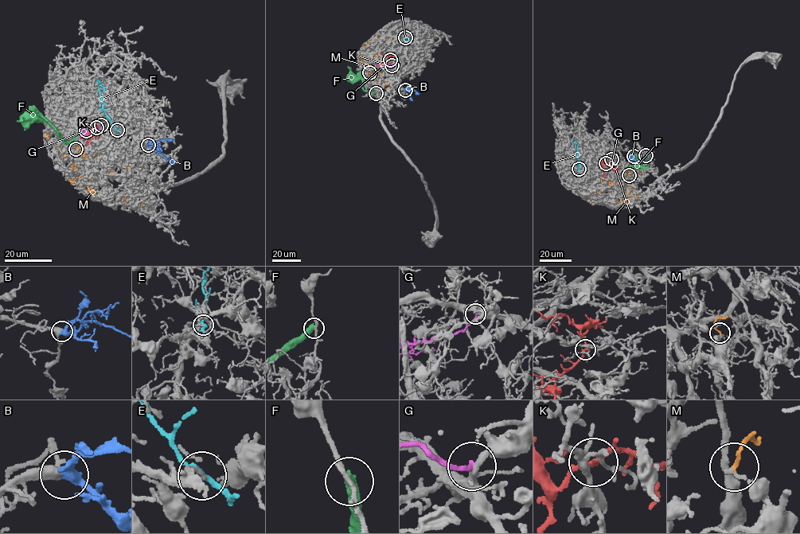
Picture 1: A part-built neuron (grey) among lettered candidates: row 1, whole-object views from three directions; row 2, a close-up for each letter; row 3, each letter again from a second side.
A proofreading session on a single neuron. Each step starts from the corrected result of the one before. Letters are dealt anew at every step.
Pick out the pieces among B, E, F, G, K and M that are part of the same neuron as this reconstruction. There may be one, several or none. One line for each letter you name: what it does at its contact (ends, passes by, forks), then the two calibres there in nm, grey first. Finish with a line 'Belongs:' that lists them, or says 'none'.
B: It forks there. Thickness 360 nm (grey) against 260 nm
Belongs: B

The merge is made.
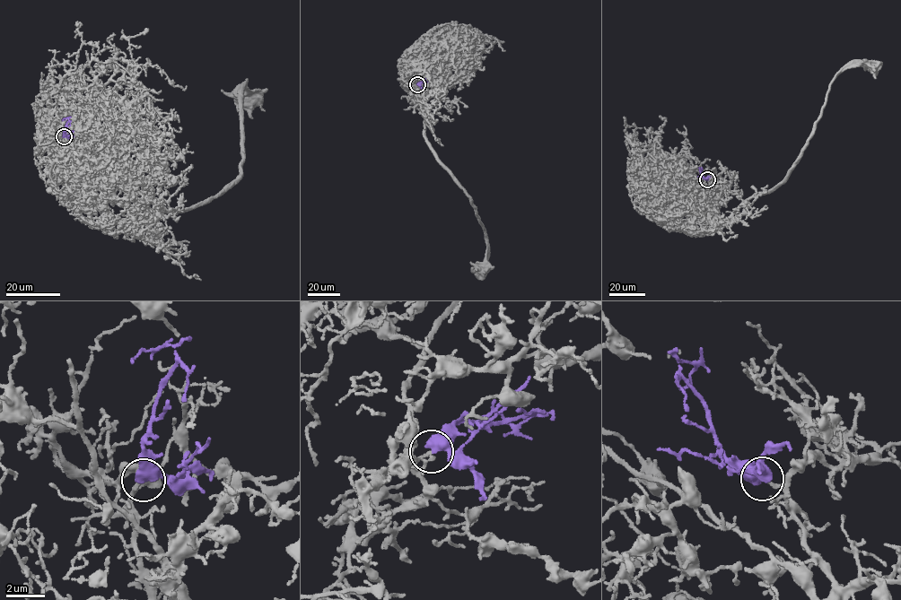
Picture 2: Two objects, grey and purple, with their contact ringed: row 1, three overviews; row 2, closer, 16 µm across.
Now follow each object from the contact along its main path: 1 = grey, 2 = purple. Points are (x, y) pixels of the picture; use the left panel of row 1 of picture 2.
1: (64, 136), (61, 167), (100, 178), (92, 192), (134, 229), (138, 204), (180, 212), (238, 178), (244, 96)
2: (64, 136), (68, 118), (62, 120)

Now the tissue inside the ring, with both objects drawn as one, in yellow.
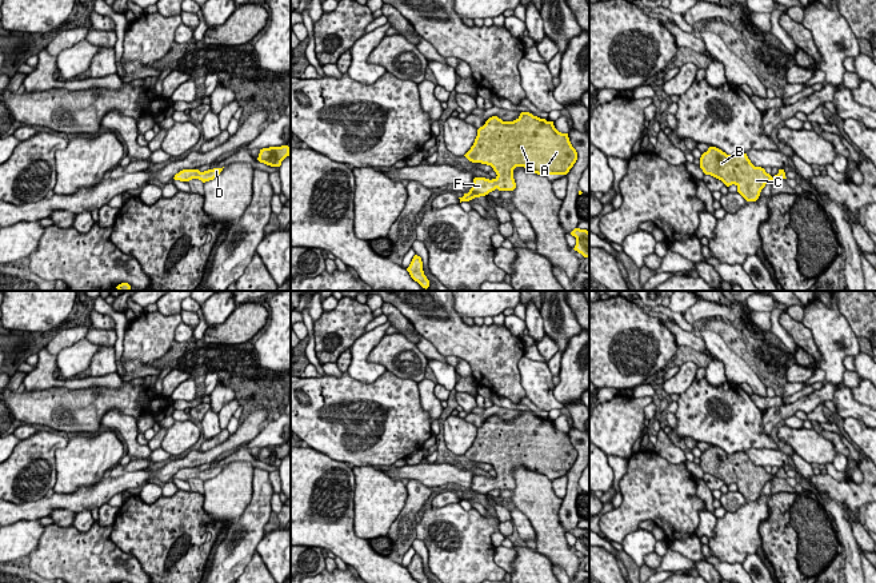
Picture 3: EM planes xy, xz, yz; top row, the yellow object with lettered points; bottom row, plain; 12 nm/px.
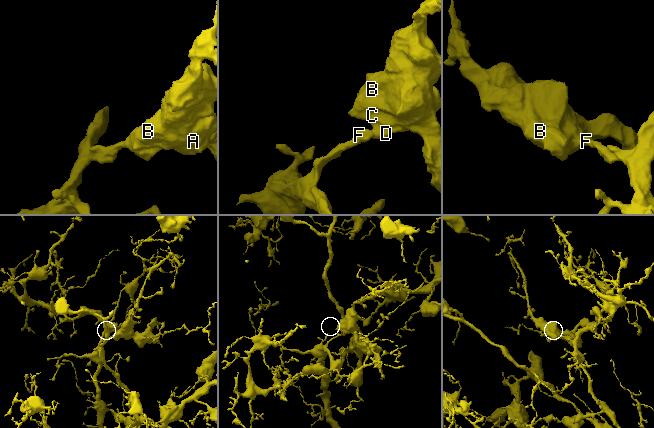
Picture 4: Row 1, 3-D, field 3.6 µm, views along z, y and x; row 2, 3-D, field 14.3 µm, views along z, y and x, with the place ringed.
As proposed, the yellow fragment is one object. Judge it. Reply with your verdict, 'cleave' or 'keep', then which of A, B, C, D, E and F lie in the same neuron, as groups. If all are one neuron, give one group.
keep; groups A B C D E F

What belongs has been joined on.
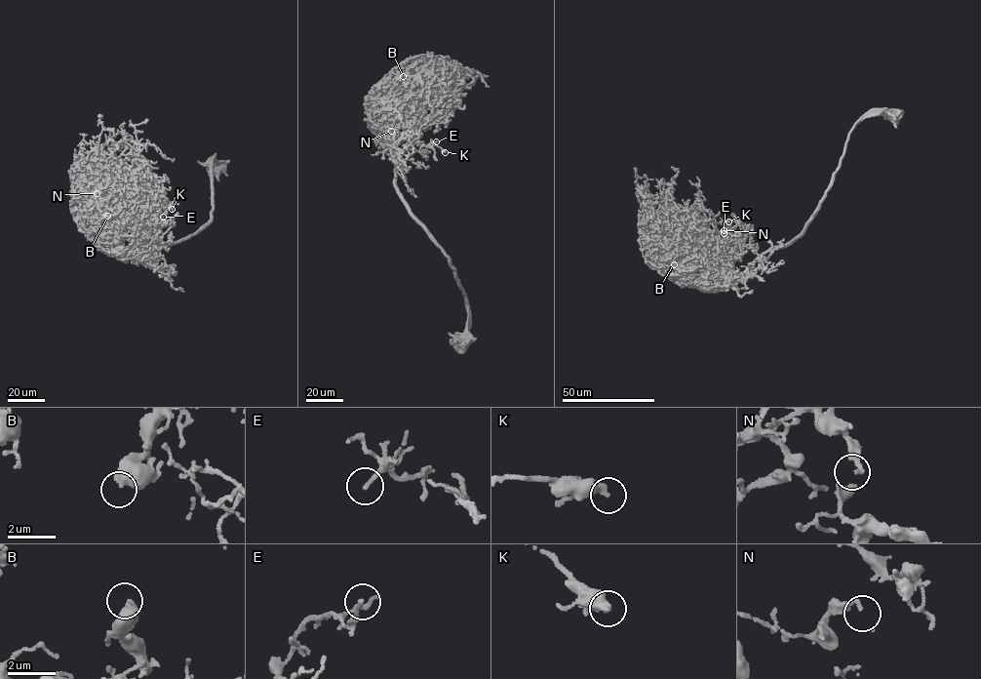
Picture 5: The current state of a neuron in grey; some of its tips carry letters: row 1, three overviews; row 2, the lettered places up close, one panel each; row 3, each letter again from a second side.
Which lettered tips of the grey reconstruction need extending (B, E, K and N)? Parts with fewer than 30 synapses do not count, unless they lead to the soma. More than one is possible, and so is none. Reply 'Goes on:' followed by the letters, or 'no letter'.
Goes on: B

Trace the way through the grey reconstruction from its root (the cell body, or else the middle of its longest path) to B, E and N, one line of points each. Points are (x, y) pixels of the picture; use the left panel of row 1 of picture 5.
B: (214, 166), (212, 218), (186, 238), (156, 244), (139, 238), (137, 256), (108, 194), (107, 216)
E: (214, 166), (212, 218), (186, 238), (139, 238), (137, 256), (108, 207), (118, 195), (139, 220), (163, 217)
N: (214, 166), (208, 222), (169, 244), (139, 238), (137, 256), (109, 231), (115, 220), (91, 216), (97, 193)

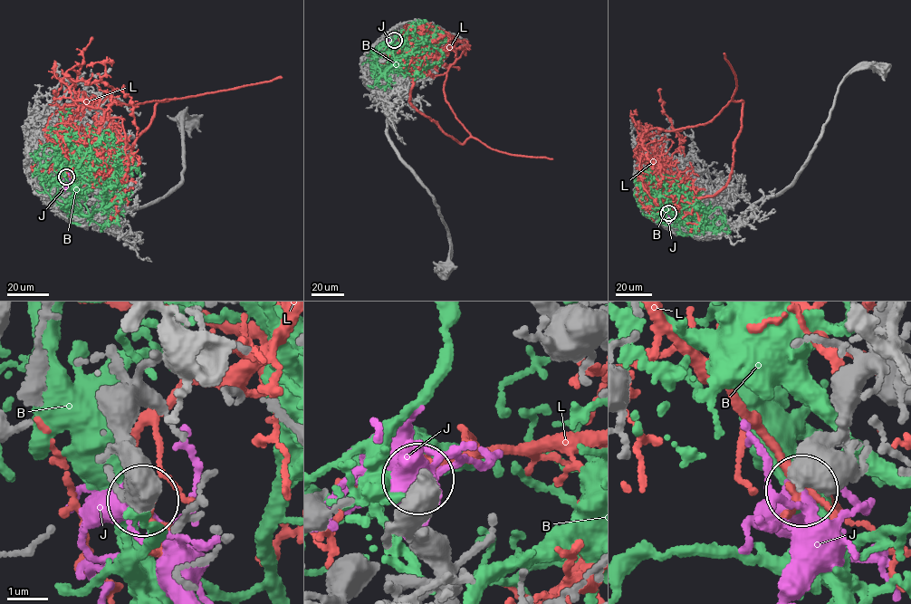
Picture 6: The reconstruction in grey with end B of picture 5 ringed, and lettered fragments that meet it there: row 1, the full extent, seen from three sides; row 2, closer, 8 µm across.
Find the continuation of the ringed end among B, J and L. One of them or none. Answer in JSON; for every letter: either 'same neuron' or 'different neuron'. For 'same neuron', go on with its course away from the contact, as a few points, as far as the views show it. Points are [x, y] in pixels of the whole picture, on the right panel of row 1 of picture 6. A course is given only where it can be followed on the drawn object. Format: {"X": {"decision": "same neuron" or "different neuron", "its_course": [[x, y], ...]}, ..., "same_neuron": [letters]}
{"B": {"decision": "different neuron"}, "J": {"decision": "same neuron"}, "L": {"decision": "different neuron"}, "same_neuron": ["J"]}

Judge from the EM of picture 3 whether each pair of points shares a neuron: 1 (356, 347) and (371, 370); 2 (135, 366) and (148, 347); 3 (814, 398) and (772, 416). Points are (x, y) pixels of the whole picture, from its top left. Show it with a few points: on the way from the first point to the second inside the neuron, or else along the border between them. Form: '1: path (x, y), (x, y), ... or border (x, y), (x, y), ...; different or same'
1: path (359, 352), (359, 358), (366, 364); same
2: border (122, 356), (152, 364); different
3: path (803, 404), (783, 411); same

